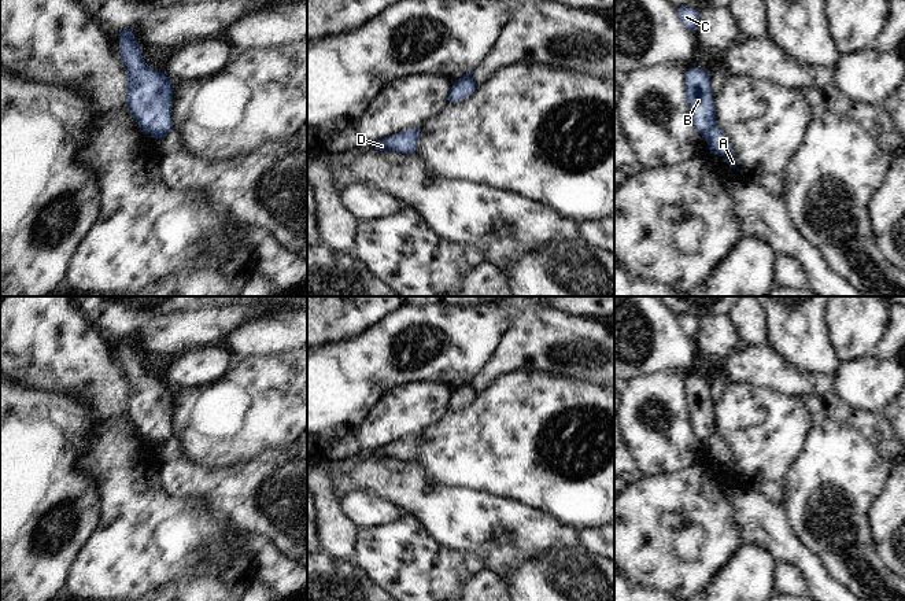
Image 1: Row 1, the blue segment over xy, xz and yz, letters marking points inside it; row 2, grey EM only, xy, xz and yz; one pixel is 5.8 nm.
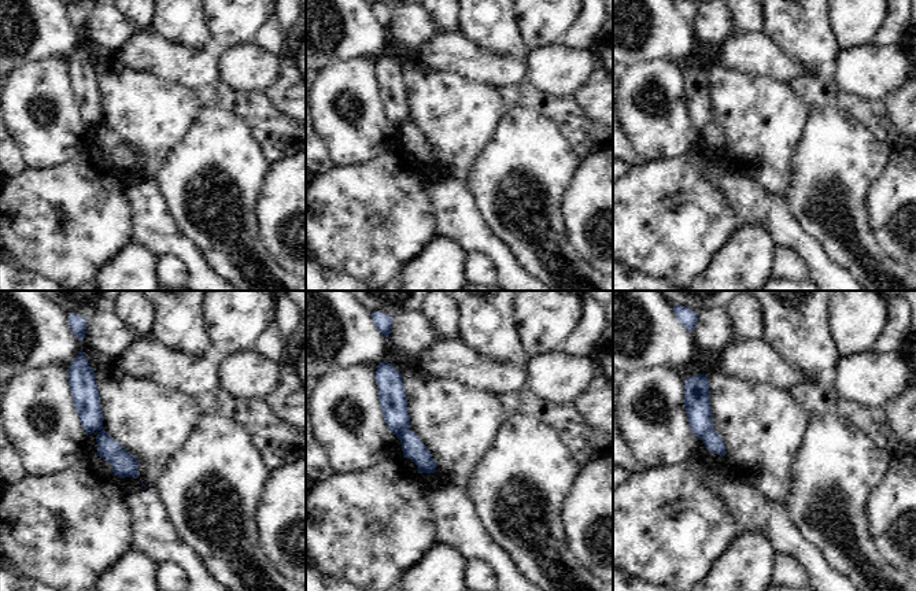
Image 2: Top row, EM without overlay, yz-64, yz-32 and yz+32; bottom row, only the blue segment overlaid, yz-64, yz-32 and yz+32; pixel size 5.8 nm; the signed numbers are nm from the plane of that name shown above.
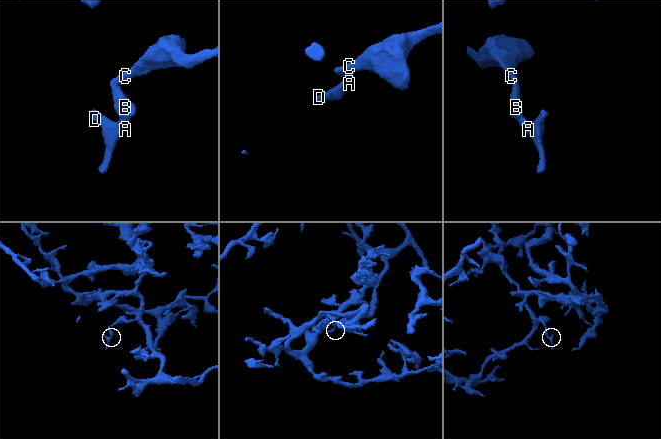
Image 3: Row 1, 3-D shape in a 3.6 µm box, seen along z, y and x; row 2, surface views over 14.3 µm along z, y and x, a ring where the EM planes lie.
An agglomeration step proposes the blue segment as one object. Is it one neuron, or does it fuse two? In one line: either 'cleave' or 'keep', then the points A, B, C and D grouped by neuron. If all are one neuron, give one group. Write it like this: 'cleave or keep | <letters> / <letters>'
cleave | A D / B C

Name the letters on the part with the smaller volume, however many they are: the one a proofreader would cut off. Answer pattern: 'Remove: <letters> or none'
Remove: A, D

